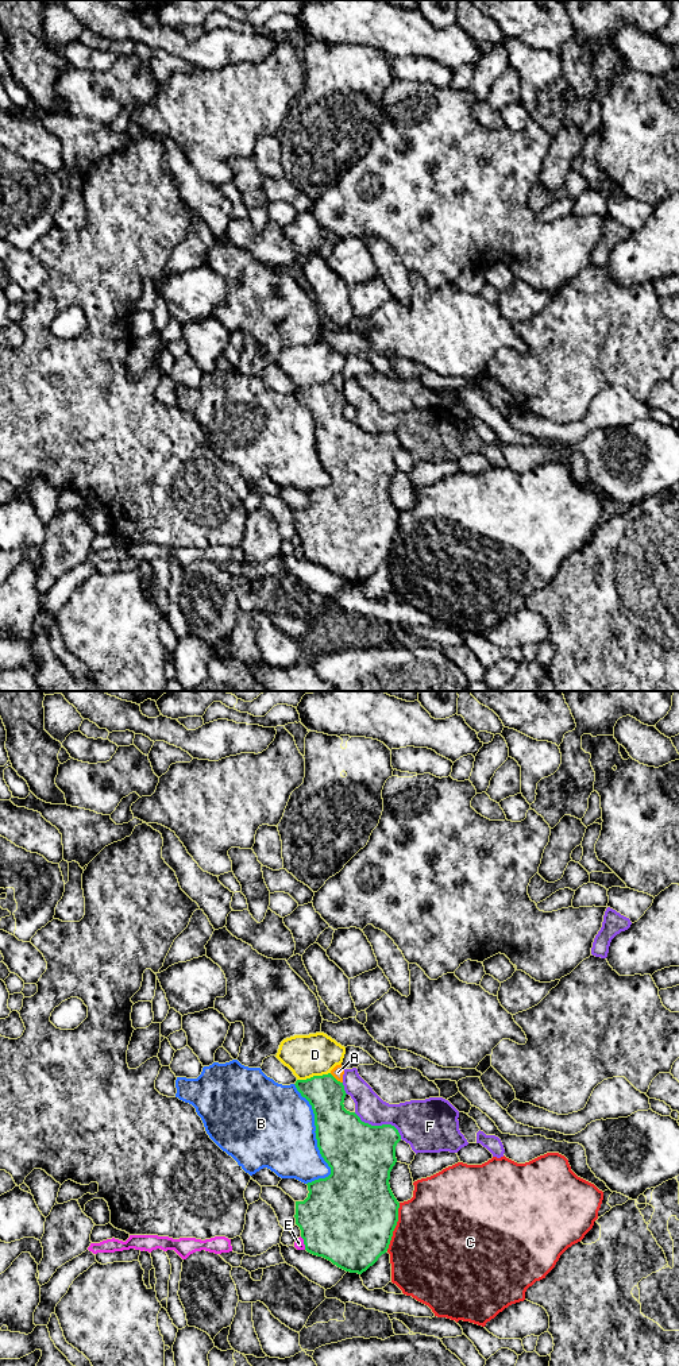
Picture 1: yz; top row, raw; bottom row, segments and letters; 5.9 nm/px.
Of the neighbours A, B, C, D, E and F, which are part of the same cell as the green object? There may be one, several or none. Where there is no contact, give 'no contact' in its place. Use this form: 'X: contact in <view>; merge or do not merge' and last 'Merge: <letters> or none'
A: contact in yz; do not merge
B: contact in yz; do not merge
C: contact in yz; do not merge
D: contact in yz; do not merge
E: contact in yz; do not merge
F: contact in yz; do not merge
Merge: none

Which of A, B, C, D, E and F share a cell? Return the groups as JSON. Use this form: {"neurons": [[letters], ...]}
{"neurons": [["A"], ["B"], ["C"], ["D"], ["E"], ["F"]]}

